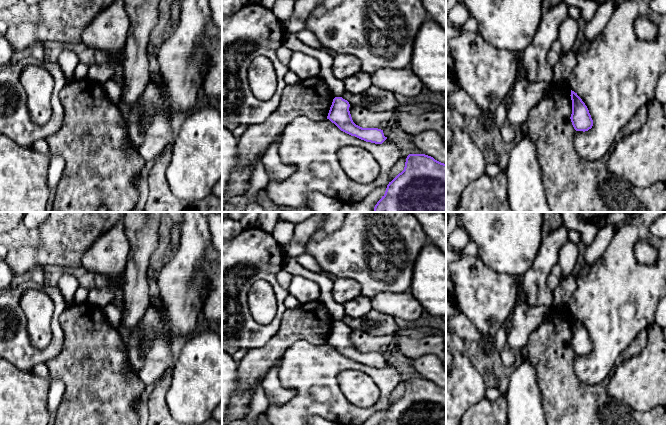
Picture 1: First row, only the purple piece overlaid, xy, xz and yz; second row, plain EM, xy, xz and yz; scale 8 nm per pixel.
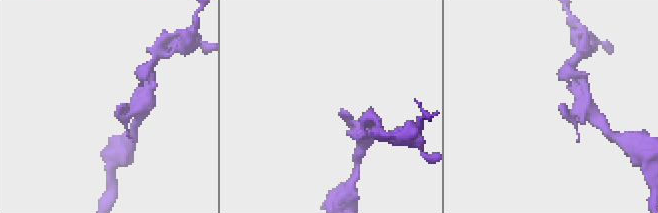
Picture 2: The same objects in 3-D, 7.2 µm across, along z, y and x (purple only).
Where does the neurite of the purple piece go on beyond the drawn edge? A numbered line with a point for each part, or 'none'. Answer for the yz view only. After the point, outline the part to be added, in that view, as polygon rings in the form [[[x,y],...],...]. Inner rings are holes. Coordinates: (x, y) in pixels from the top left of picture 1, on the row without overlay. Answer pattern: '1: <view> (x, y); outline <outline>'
none

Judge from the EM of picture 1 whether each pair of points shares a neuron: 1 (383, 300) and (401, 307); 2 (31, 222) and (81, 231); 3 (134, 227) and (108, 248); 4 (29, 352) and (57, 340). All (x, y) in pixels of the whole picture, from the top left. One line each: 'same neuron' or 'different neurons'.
1: same neuron
2: different neurons
3: different neurons
4: same neuron

